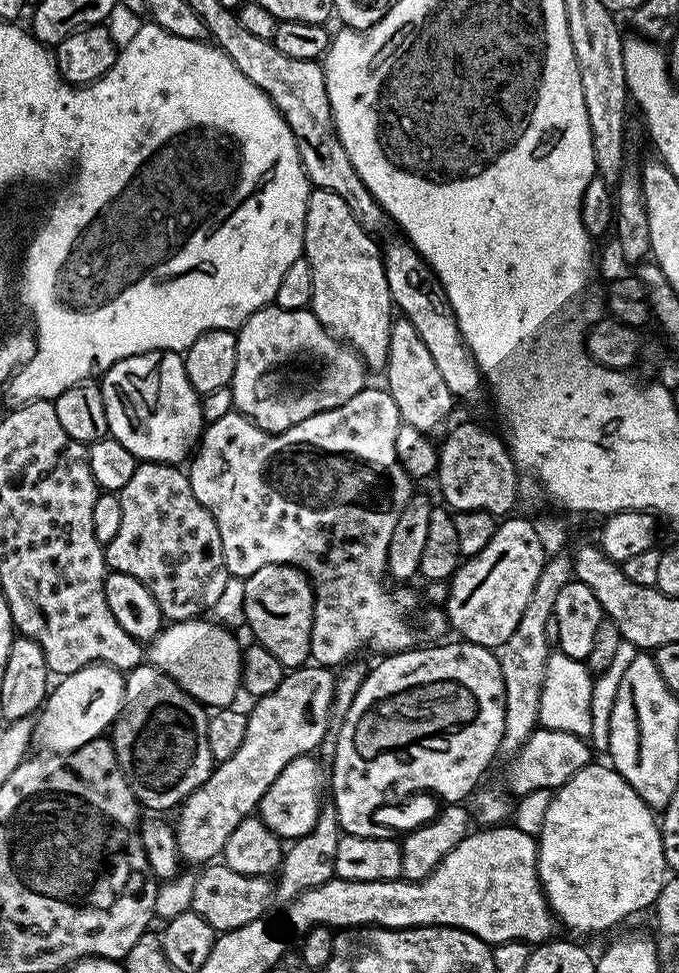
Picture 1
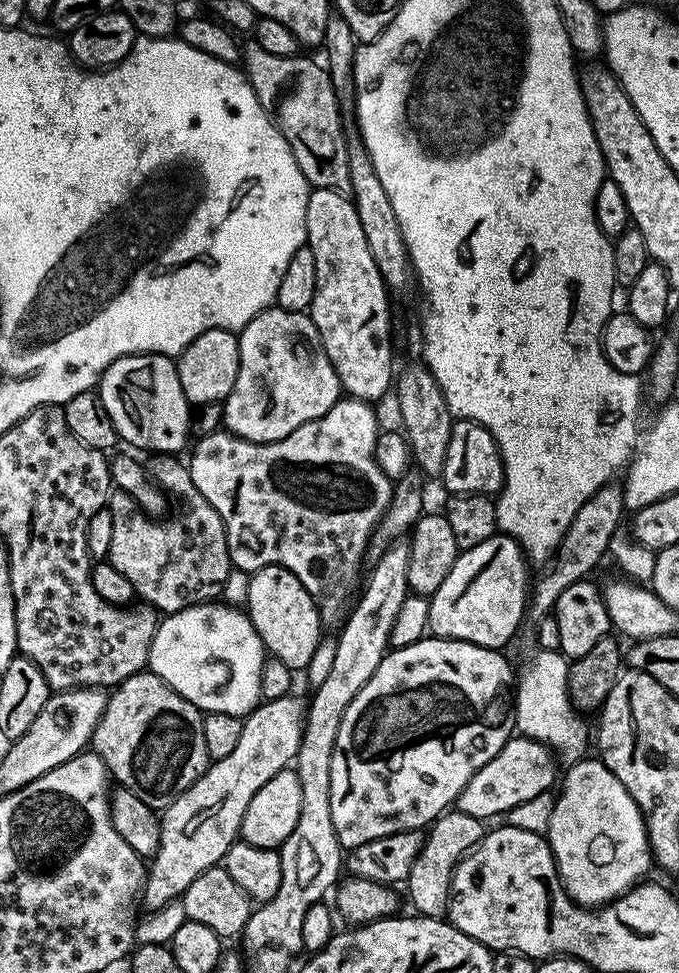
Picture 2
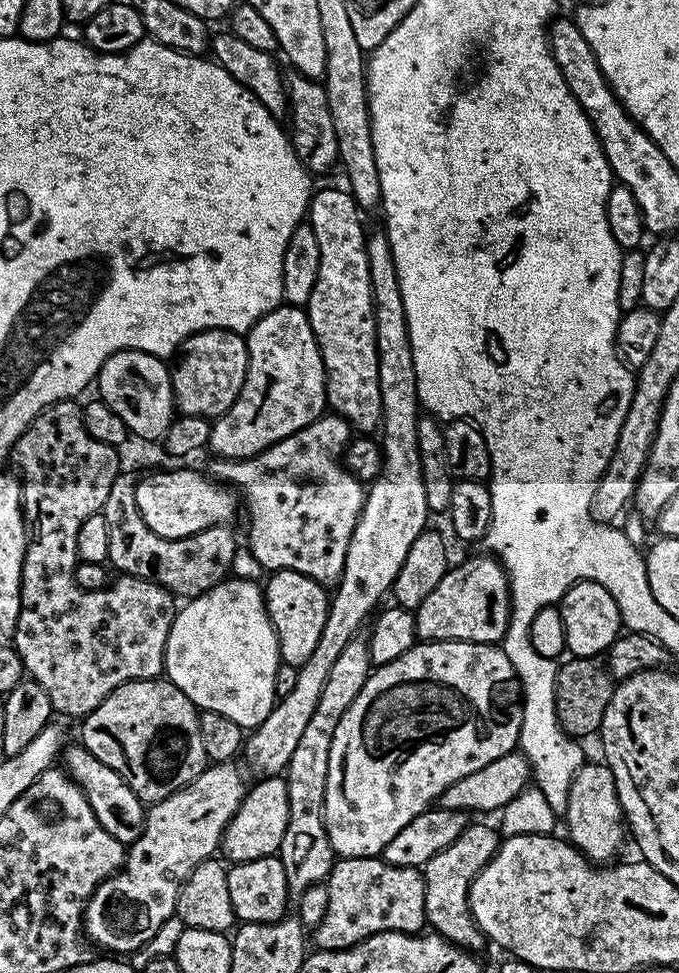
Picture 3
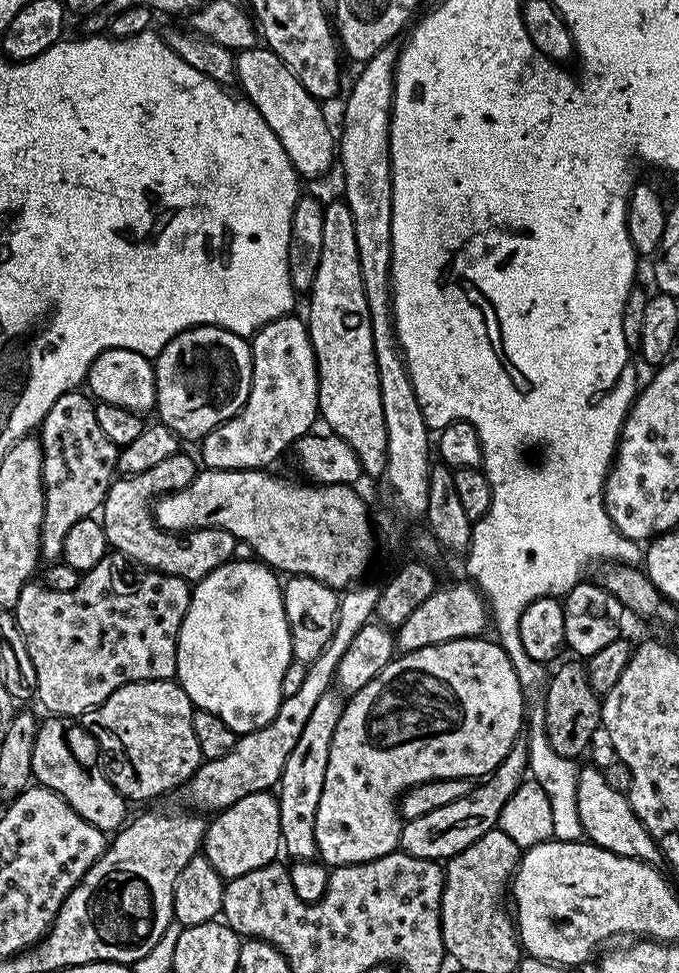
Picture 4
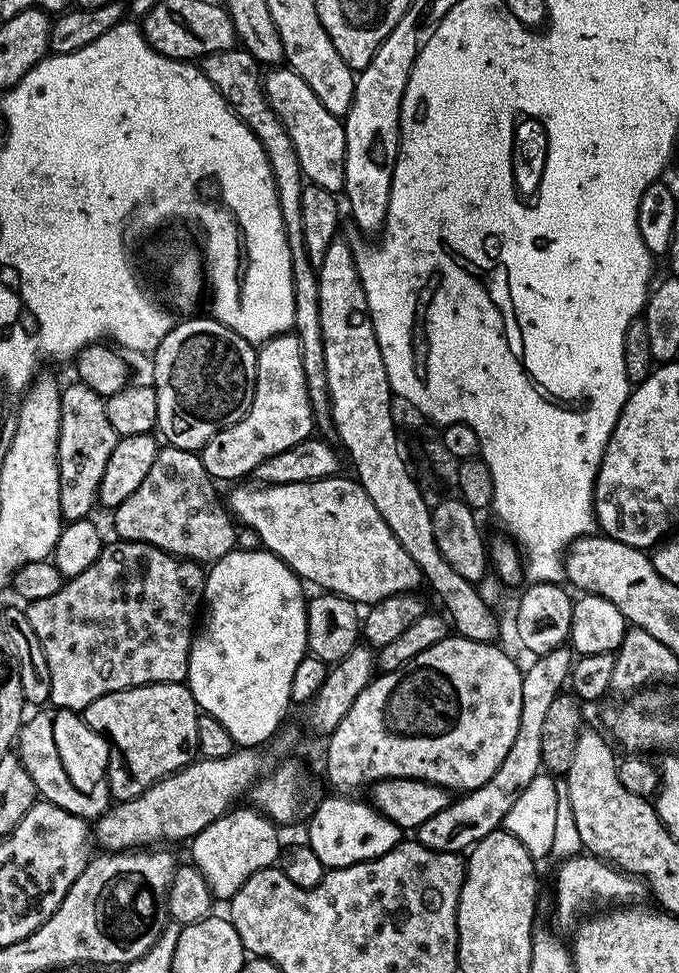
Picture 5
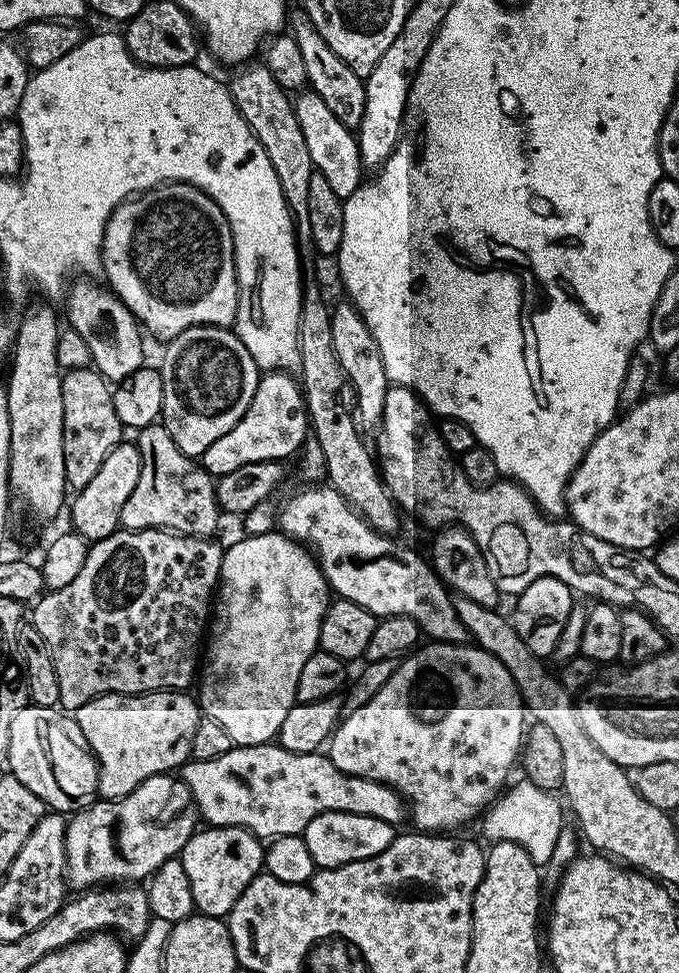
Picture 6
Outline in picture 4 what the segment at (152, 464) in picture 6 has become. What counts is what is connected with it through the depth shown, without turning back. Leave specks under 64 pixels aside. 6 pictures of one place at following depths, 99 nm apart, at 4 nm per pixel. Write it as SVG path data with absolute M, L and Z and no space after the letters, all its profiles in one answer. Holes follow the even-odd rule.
M177 454L166 458L166 462L158 462L158 466L150 466L150 470L121 479L124 481L121 482L120 488L109 488L102 505L102 523L109 549L113 553L120 553L145 569L165 572L189 582L206 578L206 574L218 570L218 566L228 563L237 555L238 542L226 530L197 528L194 532L177 534L164 532L156 525L152 509L154 498L163 496L165 492L185 488L198 471L197 461L193 460L183 454Z

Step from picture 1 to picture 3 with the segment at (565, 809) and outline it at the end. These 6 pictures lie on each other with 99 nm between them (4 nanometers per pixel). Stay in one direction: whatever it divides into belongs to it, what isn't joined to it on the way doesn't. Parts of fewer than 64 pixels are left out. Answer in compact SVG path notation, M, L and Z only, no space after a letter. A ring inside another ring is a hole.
M585 762L578 770L570 786L570 798L562 820L568 823L567 839L576 845L593 862L612 862L617 859L616 851L626 840L626 825L620 811L614 774L603 762Z

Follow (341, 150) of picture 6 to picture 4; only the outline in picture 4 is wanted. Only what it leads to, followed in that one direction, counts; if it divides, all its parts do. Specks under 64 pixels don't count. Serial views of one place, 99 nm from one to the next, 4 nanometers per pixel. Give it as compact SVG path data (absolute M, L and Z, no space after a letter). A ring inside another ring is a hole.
M257 46L250 50L235 53L236 75L244 87L243 95L249 104L253 104L262 114L266 126L274 130L278 142L286 150L290 162L296 168L297 176L305 181L316 180L328 172L328 167L333 167L338 156L338 140L332 136L332 128L324 117L321 101L316 100L298 82L298 78L288 69L286 62L278 58L272 49L267 46Z

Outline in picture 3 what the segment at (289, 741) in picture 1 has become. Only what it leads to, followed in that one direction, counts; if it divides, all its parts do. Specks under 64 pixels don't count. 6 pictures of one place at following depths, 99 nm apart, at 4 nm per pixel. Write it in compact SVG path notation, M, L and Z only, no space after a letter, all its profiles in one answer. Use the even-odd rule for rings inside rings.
M229 762L205 767L204 772L198 774L198 778L194 778L185 788L179 788L147 809L144 832L127 849L123 868L97 886L84 908L84 934L97 949L109 948L112 954L134 953L150 942L162 929L162 924L174 916L181 884L194 870L194 866L217 855L226 826L244 800L246 783L236 766Z

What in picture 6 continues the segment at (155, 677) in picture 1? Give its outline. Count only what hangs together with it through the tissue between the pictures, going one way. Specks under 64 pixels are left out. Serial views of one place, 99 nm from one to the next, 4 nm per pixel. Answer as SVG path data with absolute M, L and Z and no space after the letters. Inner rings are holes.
M187 691L145 692L139 696L96 696L81 708L75 709L74 724L83 741L96 758L100 769L99 795L106 800L130 794L146 778L162 776L179 769L189 759L194 730L198 726L202 712L197 701L188 697Z

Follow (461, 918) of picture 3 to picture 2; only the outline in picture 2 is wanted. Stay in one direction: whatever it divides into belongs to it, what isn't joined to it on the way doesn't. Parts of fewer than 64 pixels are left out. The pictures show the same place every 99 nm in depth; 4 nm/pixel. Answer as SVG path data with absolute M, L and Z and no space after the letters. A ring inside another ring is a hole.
M449 810L432 821L424 837L422 850L418 850L418 858L414 858L414 866L410 866L410 874L406 881L408 896L416 907L413 909L419 915L440 918L447 913L452 887L452 869L483 838L485 831L485 821L455 810Z

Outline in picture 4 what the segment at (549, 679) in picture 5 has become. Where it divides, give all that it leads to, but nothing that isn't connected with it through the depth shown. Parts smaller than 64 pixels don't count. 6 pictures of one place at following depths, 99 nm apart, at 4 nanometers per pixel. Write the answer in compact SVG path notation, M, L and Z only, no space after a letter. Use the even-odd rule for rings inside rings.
M517 742L506 754L506 758L502 758L496 771L483 782L477 783L463 798L454 798L454 802L446 802L446 806L430 810L430 814L404 820L400 829L399 851L414 858L426 858L437 862L451 860L459 852L466 850L466 846L474 846L474 842L478 842L482 834L499 825L502 806L510 802L510 794L518 790L518 786L524 783L528 775L528 745Z

